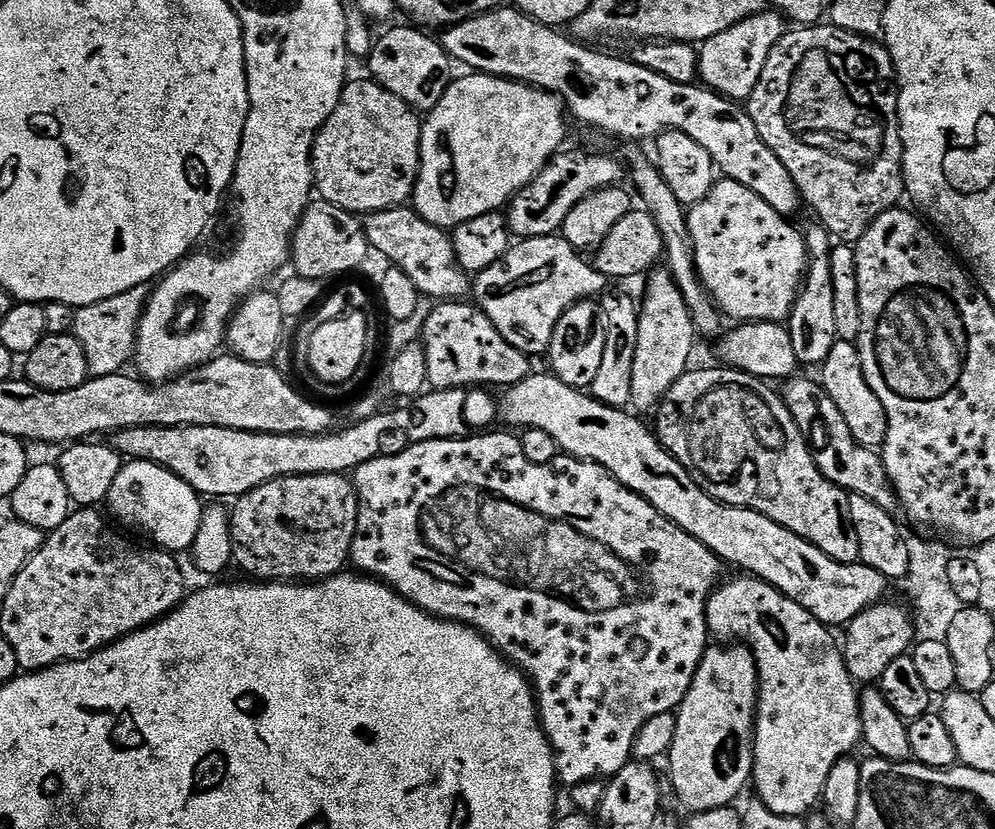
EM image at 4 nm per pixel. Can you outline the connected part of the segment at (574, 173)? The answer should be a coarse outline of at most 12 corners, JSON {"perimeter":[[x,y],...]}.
{"perimeter":[[561,151],[506,208],[508,231],[559,233],[591,192],[615,188],[612,156]]}

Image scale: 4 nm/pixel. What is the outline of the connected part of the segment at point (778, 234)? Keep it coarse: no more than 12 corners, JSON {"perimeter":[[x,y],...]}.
{"perimeter":[[727,178],[687,209],[725,317],[787,321],[808,271],[793,221]]}

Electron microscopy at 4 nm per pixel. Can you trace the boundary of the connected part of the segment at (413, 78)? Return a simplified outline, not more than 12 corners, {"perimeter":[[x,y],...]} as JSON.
{"perimeter":[[419,27],[392,28],[366,59],[371,79],[427,114],[454,61]]}

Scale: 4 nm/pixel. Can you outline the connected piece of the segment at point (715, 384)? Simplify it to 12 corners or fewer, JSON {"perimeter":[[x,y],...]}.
{"perimeter":[[684,373],[660,445],[721,504],[843,564],[849,493],[821,474],[775,387]]}

